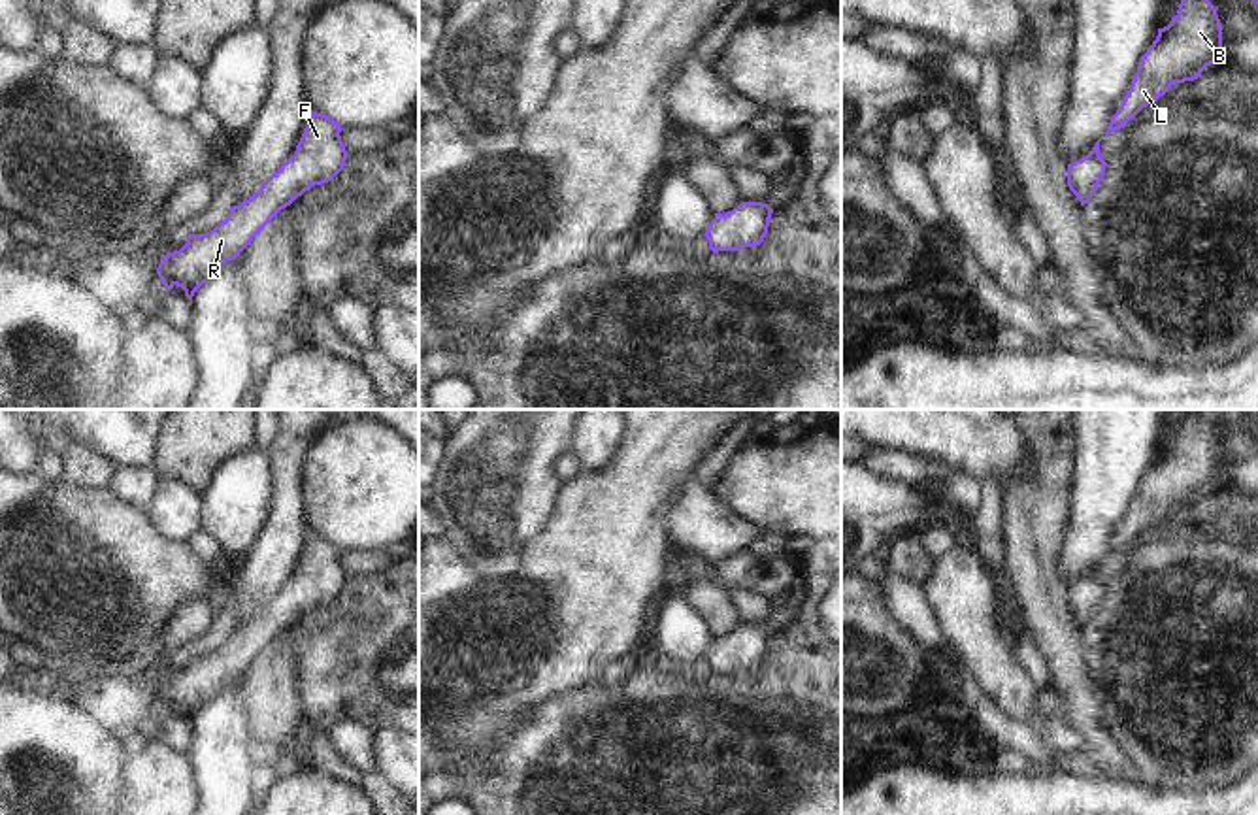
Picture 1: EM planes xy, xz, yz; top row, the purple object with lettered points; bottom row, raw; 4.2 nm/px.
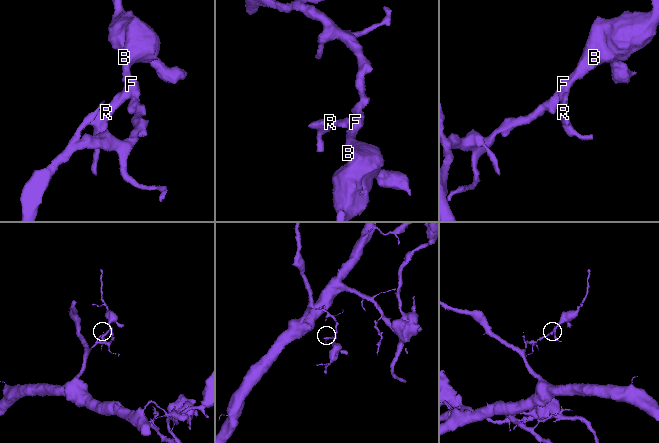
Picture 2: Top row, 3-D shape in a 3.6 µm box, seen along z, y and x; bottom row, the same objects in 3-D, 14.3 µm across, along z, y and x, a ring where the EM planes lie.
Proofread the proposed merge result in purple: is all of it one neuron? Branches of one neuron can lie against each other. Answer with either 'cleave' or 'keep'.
keep

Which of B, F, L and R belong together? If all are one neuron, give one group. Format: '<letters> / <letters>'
B F L R

